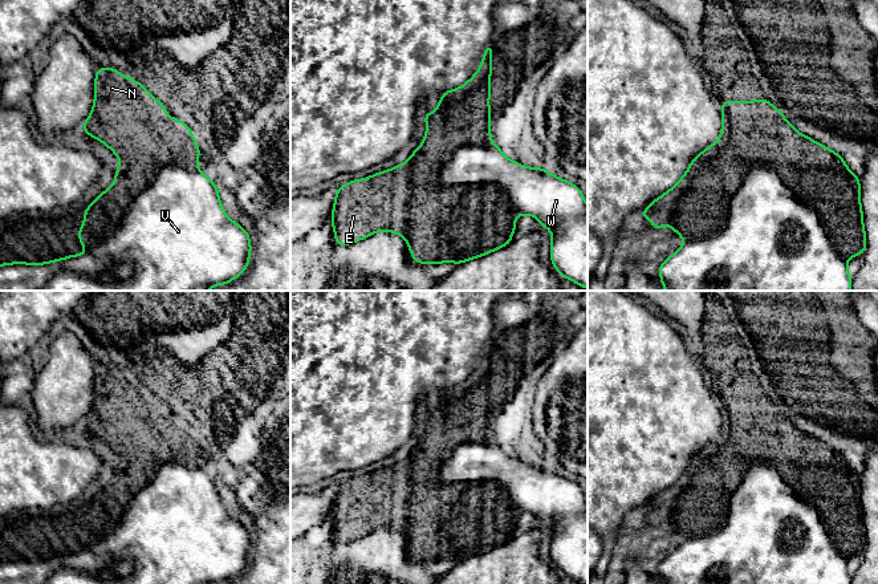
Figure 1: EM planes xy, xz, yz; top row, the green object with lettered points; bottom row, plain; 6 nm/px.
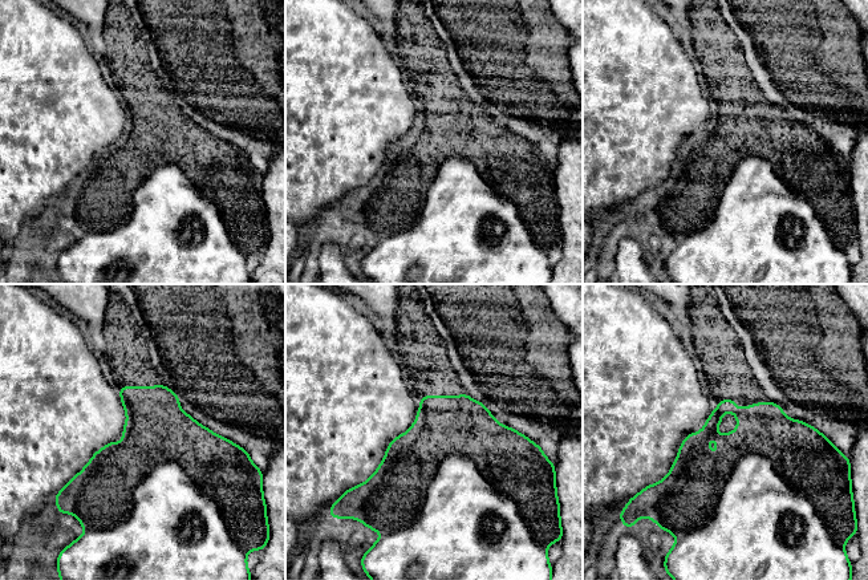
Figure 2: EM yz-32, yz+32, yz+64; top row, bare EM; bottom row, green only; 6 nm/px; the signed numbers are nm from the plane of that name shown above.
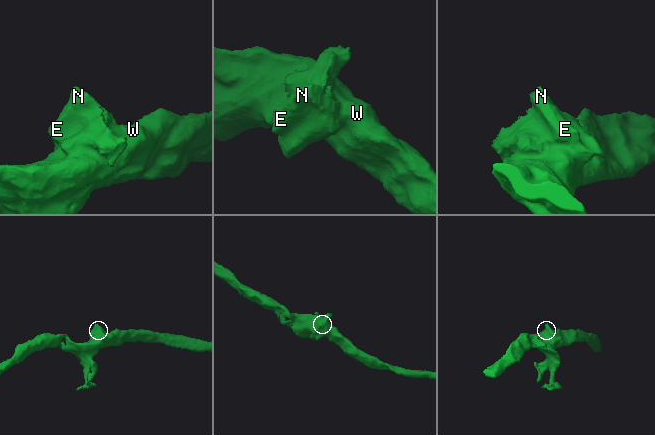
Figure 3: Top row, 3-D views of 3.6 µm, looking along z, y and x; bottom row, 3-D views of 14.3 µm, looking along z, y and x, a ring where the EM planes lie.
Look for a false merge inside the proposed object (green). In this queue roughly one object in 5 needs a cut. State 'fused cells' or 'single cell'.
fused cells

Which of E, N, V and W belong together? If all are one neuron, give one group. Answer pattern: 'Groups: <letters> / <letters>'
Groups: E N / V W

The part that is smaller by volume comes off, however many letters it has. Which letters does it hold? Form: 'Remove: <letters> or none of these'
Remove: E, N

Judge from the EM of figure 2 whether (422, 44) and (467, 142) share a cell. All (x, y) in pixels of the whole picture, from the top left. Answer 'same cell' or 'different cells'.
same cell

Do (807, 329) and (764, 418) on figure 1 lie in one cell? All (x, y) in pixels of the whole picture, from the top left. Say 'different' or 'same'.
different

